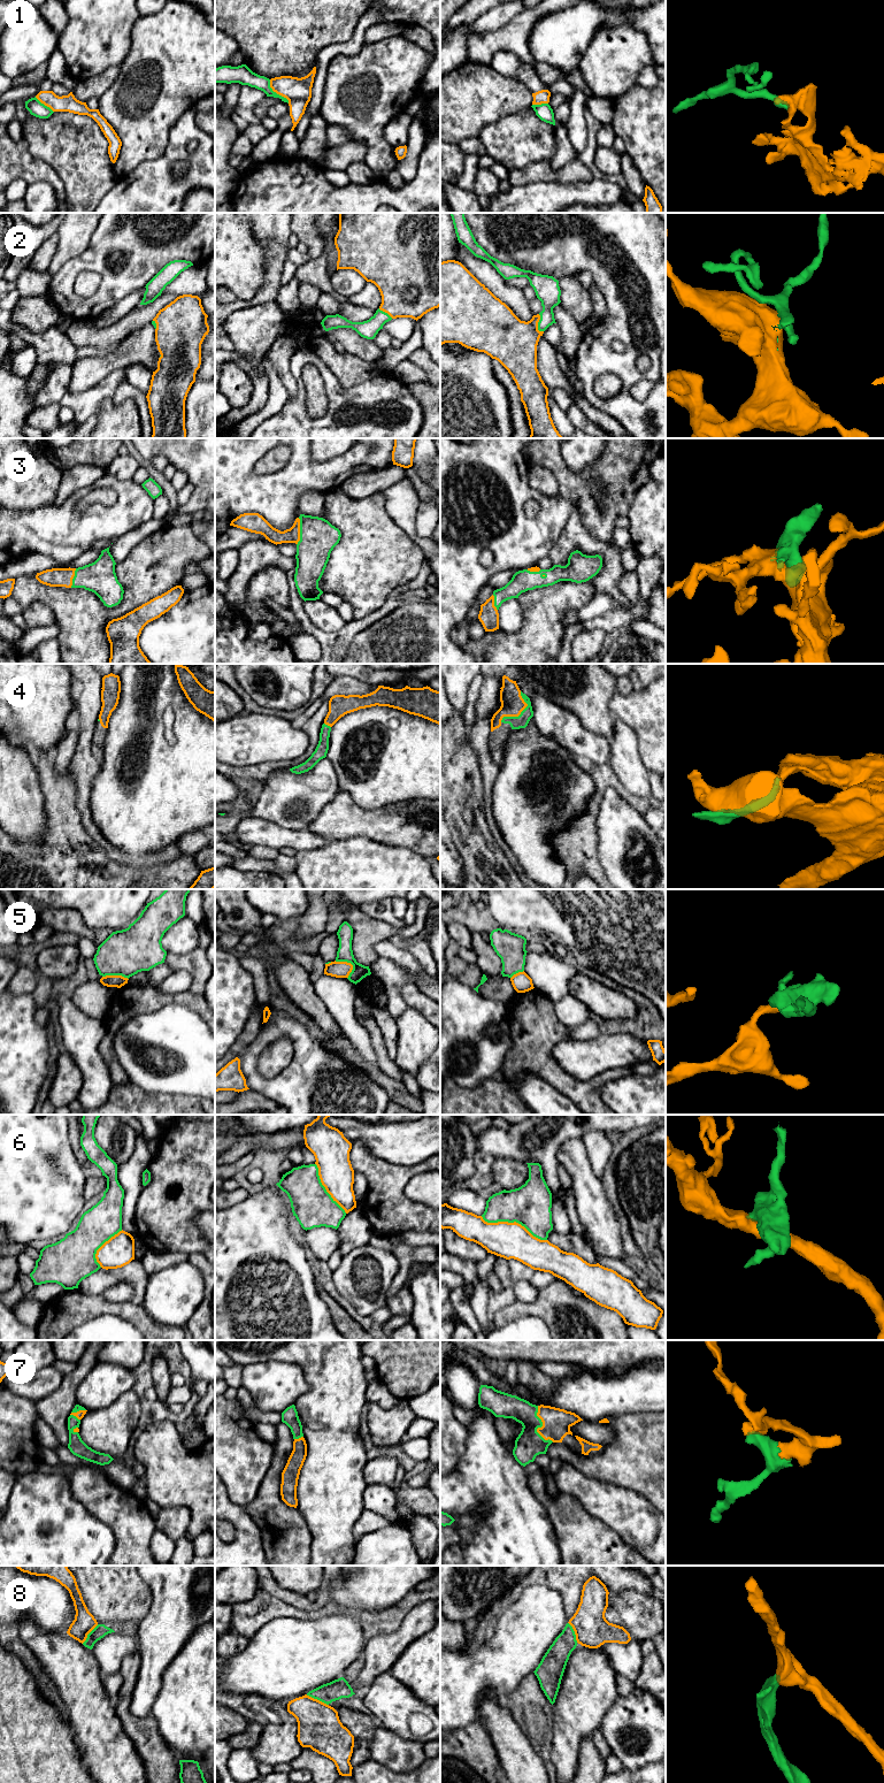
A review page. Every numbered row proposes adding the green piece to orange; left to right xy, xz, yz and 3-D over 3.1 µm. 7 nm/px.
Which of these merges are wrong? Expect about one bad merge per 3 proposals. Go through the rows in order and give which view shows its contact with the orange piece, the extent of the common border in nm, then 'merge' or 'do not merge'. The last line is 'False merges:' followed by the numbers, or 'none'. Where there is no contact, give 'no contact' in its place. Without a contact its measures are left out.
1: contact in xz; length 220 nm; do not merge
2: contact in yz; length 130 nm; merge
3: contact in xz; length 190 nm; merge
4: contact in yz; length 260 nm; merge
5: contact in xz; length 160 nm; do not merge
6: contact in yz; length 500 nm; do not merge
7: contact in yz; length 280 nm; merge
8: contact in xz; length 180 nm; do not merge
False merges: 1, 5, 6, 8

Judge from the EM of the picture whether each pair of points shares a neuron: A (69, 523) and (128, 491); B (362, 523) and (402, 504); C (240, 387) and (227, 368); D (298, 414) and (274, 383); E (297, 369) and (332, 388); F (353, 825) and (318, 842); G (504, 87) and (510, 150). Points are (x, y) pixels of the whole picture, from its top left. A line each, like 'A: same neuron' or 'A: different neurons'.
A: same neuron
B: different neurons
C: same neuron
D: different neurons
E: same neuron
F: different neurons
G: different neurons

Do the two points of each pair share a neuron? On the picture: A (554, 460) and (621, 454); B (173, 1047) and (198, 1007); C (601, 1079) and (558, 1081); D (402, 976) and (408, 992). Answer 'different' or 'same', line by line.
A: same
B: different
C: same
D: different

